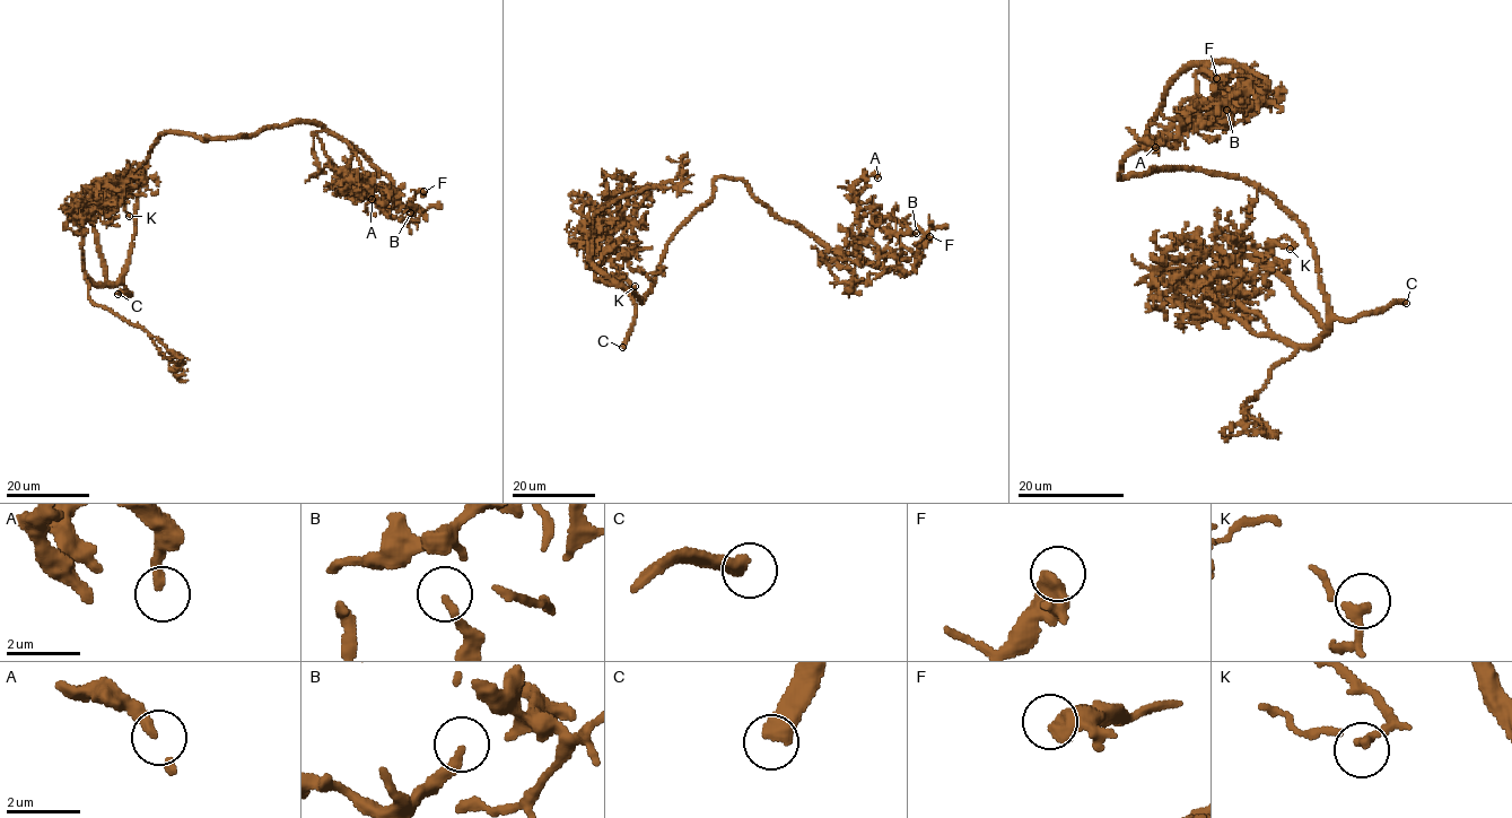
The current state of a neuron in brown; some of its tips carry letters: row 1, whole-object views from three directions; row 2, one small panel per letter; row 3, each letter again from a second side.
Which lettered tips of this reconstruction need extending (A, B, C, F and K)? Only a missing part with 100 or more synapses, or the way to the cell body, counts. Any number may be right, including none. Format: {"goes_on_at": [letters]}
{"goes_on_at": ["C"]}

